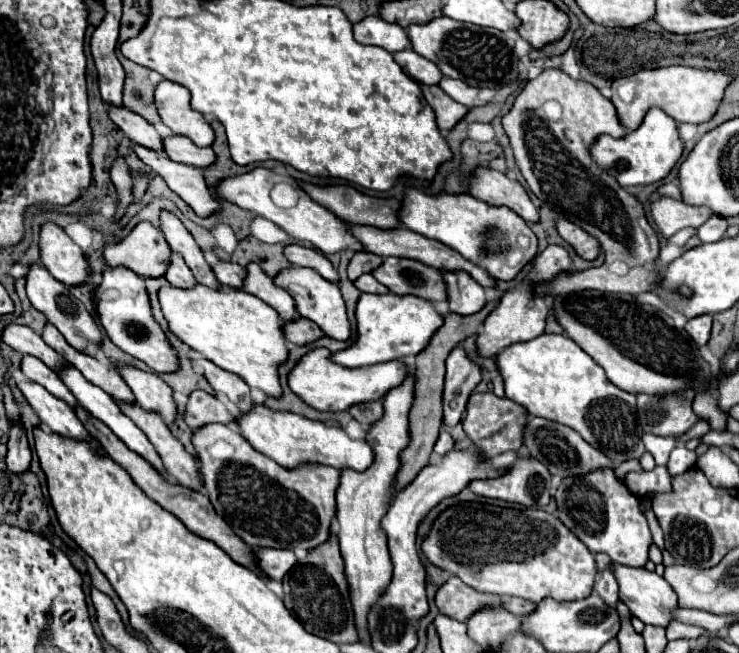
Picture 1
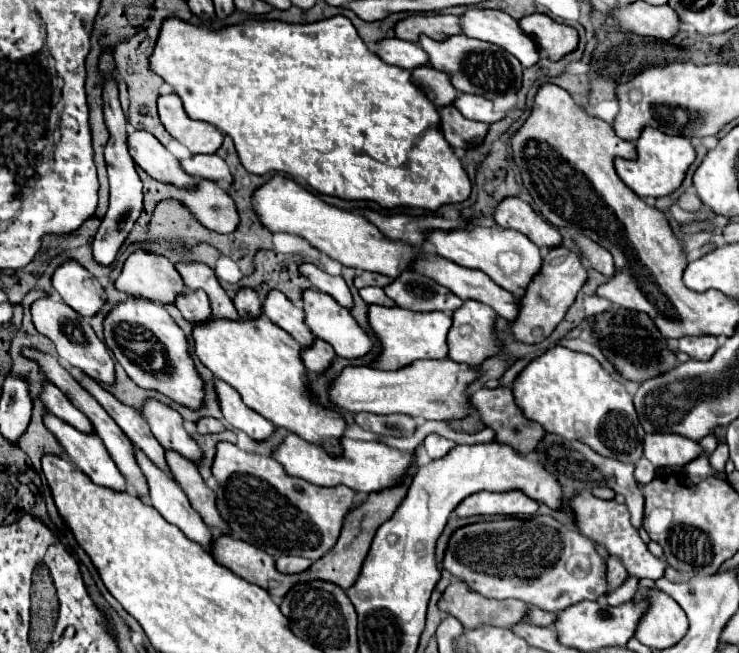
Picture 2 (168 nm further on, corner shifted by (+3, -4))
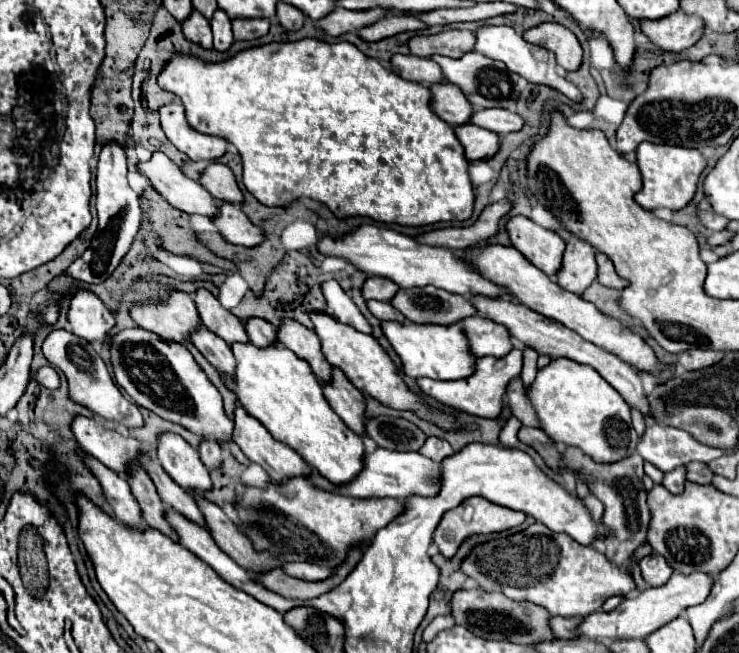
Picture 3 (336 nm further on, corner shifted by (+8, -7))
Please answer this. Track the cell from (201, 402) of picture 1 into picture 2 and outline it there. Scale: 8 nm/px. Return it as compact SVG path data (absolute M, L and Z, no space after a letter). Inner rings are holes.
M203 417L199 423L197 423L197 433L199 435L207 435L207 433L221 433L225 427L221 425L221 421L213 419L213 417Z

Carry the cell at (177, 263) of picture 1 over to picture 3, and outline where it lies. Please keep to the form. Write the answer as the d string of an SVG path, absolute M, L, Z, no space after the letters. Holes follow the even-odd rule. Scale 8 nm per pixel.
M204 324L198 326L198 330L190 336L192 344L204 354L204 358L220 372L232 372L234 370L234 356L230 346L224 344L224 340L220 340L216 334L210 334L210 330L206 330Z

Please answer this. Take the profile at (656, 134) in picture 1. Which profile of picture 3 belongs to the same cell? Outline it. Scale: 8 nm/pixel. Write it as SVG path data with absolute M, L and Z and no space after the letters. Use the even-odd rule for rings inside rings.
M642 142L636 148L636 156L638 156L638 168L642 174L642 188L636 192L634 200L642 208L654 210L656 206L664 206L670 210L680 210L692 200L700 172L706 166L704 156L696 148Z

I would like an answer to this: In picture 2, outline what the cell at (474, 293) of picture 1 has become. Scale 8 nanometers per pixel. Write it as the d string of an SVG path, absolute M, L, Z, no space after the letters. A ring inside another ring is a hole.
M467 299L463 303L463 307L453 313L453 327L447 337L451 361L457 361L457 363L461 361L461 363L479 367L485 359L499 355L501 343L497 341L497 335L495 335L495 319L497 319L497 315L495 315L495 311L491 311L491 307Z

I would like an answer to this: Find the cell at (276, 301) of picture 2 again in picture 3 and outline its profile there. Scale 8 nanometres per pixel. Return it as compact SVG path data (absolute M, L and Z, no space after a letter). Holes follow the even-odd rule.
M282 318L280 326L276 326L278 342L290 350L294 350L300 358L304 358L318 380L330 380L330 364L320 350L320 340L314 330L302 326L292 318Z

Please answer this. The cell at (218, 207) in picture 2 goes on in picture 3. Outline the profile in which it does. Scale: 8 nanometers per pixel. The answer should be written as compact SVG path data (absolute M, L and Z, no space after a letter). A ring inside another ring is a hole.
M218 202L218 214L212 218L214 226L232 244L242 244L242 246L256 246L262 242L262 232L258 226L254 226L248 216L230 202Z

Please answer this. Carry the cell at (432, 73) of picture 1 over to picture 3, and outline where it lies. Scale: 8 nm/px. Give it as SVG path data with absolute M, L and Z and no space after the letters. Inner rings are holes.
M442 80L442 82L432 84L430 92L432 92L430 108L444 122L448 122L450 126L458 126L458 124L466 124L468 122L468 118L472 116L474 108L466 100L466 96L462 94L462 90L458 86Z

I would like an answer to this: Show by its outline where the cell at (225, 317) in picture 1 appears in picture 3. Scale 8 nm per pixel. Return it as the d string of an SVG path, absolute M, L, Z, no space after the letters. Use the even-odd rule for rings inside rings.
M234 342L230 348L236 358L236 370L234 374L220 374L220 378L238 396L244 410L260 420L276 440L294 448L330 482L350 482L362 470L362 438L344 426L342 418L330 408L308 362L280 344L260 348L252 342Z

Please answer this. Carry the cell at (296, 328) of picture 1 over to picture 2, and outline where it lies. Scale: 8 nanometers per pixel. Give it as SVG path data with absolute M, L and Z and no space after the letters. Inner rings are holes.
M317 339L317 341L313 343L313 347L309 347L309 349L303 351L305 367L307 367L309 371L317 373L317 375L323 375L323 373L331 367L333 359L335 359L333 347L331 347L329 343L323 343L321 339Z

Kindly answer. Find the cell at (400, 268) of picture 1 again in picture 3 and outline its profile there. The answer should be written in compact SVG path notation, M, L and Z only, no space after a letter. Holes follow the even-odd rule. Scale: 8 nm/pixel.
M436 286L400 288L390 304L416 324L454 324L476 314L464 296Z

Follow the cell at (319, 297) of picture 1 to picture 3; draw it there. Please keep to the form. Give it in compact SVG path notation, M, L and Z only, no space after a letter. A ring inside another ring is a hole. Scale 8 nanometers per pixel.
M314 312L310 316L312 324L314 324L314 332L318 334L320 342L322 342L322 352L326 356L326 360L332 366L340 366L344 370L344 374L348 376L348 380L362 392L378 398L382 404L396 408L396 410L414 410L420 418L426 418L430 422L434 422L436 426L444 428L444 430L454 430L460 428L460 424L444 414L440 414L438 410L428 410L410 390L408 386L402 382L402 378L398 376L396 366L392 364L390 356L384 352L384 348L370 336L370 334L362 334L358 330L354 330L352 326L346 326L344 322L338 322L334 316L330 314L322 314L322 312Z

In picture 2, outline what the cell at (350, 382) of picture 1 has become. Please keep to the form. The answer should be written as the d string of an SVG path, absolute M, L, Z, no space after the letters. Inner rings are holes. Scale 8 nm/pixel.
M451 359L441 361L415 361L399 371L381 371L371 367L347 367L341 377L331 385L331 401L351 413L405 413L411 417L453 421L465 419L473 407L469 403L469 385L481 377L479 367L455 363Z

